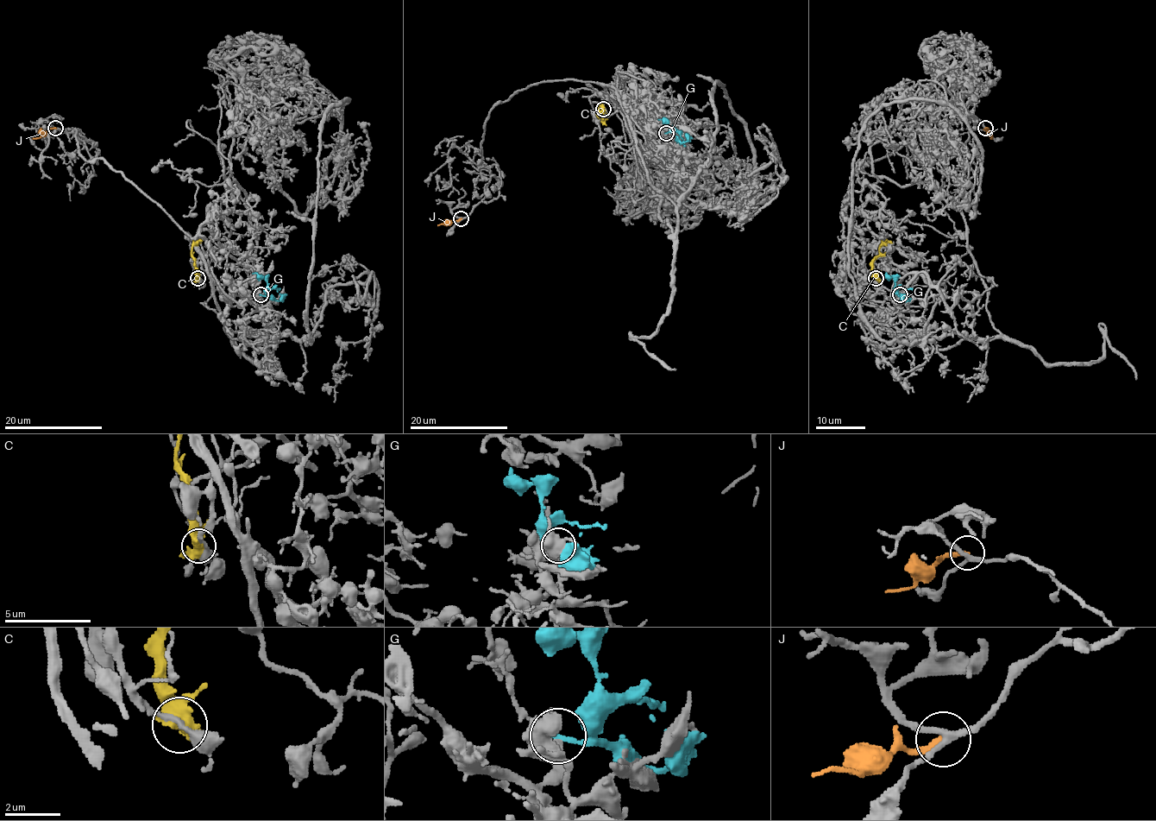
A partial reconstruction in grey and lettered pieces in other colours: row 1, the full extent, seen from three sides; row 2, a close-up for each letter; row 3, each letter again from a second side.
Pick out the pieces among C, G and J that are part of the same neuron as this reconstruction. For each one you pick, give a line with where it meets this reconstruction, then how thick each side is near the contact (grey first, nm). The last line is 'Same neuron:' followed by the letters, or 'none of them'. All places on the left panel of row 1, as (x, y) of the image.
Same neuron: none of them

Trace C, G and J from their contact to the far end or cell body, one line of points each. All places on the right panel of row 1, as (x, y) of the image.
C: (876, 278), (872, 261), (884, 243), (892, 243)
G: (899, 294), (896, 294), (895, 281), (887, 273)
J: (985, 128), (993, 139)

